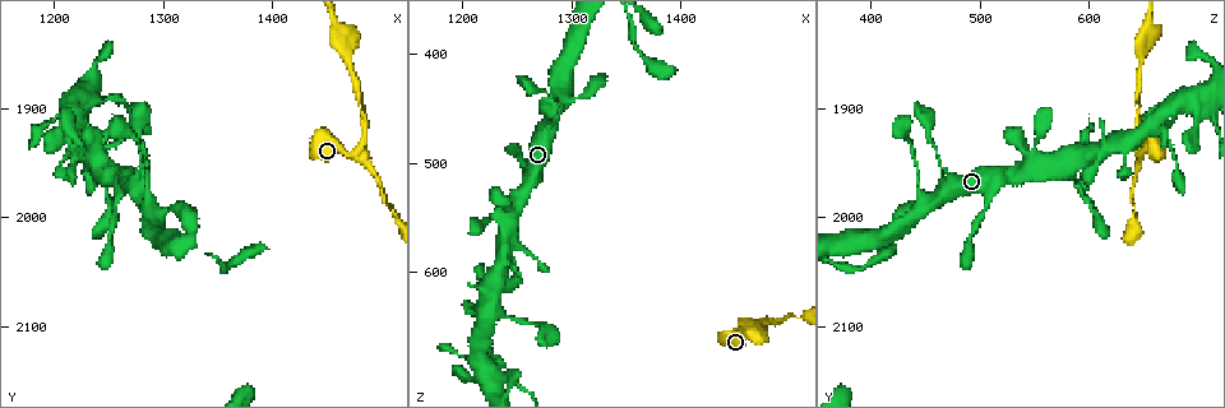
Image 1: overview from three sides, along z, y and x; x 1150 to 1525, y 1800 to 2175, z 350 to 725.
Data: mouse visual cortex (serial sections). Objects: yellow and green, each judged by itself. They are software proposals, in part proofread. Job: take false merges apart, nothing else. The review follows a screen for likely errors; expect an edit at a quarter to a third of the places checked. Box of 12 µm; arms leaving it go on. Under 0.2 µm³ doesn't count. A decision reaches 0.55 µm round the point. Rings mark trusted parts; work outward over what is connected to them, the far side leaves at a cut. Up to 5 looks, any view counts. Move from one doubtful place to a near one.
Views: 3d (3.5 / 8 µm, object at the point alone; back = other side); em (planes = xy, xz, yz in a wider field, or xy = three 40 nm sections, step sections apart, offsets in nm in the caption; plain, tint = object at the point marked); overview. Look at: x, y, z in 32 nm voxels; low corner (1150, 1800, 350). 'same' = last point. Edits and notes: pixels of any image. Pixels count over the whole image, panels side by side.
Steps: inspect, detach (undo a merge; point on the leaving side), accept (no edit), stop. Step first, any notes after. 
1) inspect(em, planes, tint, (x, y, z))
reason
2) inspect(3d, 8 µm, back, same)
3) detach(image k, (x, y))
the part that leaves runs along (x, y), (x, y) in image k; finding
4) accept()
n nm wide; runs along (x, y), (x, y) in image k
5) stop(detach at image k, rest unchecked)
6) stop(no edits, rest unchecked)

inspect(3d, 3.5 µm, (1474, 1940, 646))
three-way junction

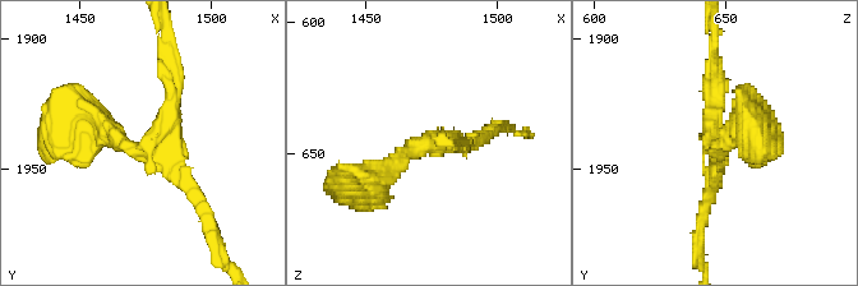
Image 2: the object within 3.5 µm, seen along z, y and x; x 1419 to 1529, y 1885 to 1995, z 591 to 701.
inspect(em, xy, step 2, plain, (1477, 1940, 646))
3 arms; arms of 200, 200, 300 nm

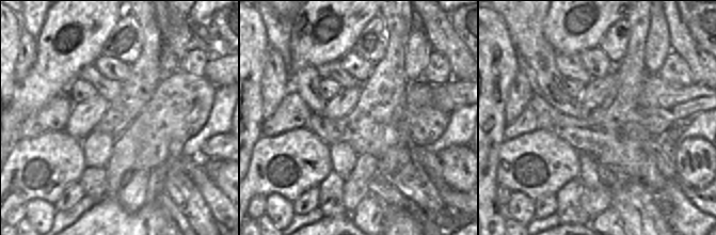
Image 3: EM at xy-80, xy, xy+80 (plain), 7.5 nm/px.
inspect(em, xy, step 2, tint, same)
where the object lies

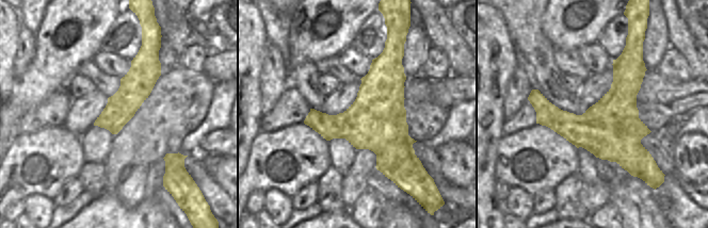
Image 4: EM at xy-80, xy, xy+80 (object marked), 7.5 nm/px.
accept()
runs along (148, 52), (134, 90), (97, 123) in image 4; one cell here

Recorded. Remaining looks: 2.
inspect(3d, 3.5 µm, (1240, 1890, 694))
sharp bend

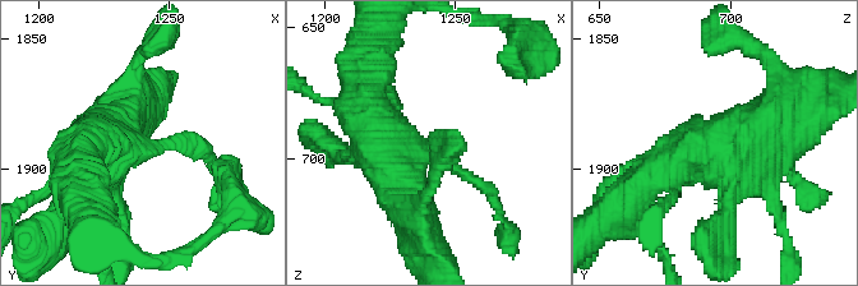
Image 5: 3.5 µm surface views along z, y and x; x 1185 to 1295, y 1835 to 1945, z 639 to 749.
inspect(em, xy, step 2, tint, (1239, 1893, 697))
shape alone is not enough

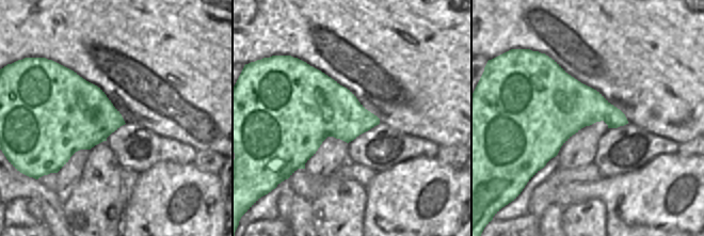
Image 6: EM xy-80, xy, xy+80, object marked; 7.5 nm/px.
accept()
runs along (364, 111), (493, 195) in image 5; all the same cell

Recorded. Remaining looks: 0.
stop(no edits, rest unchecked)

